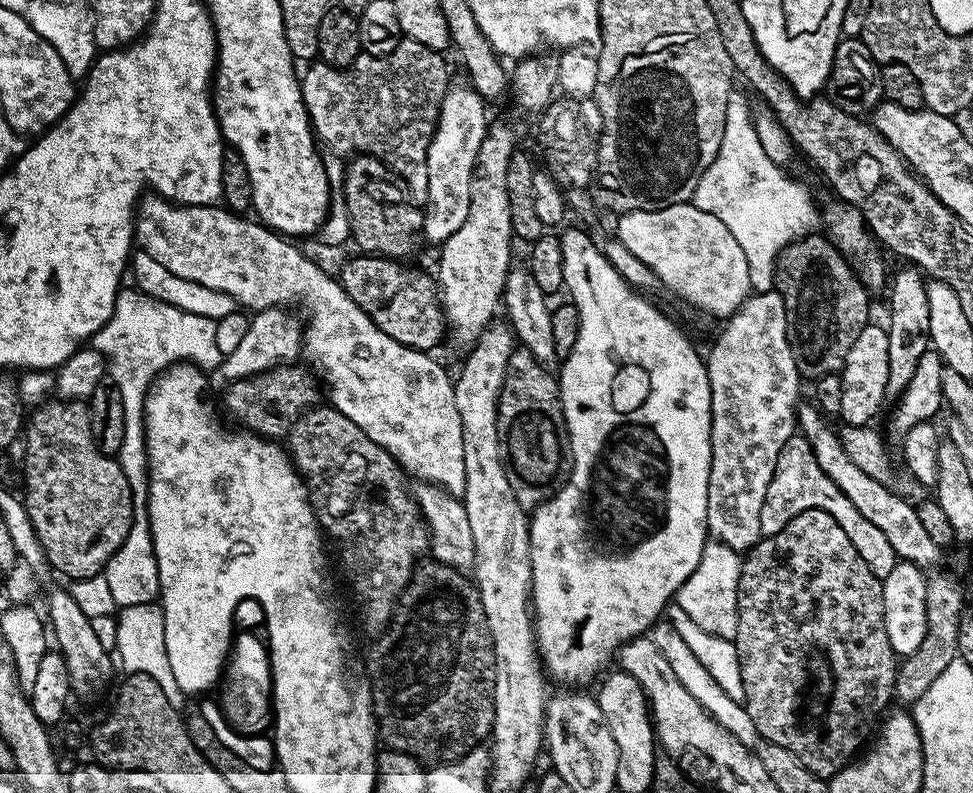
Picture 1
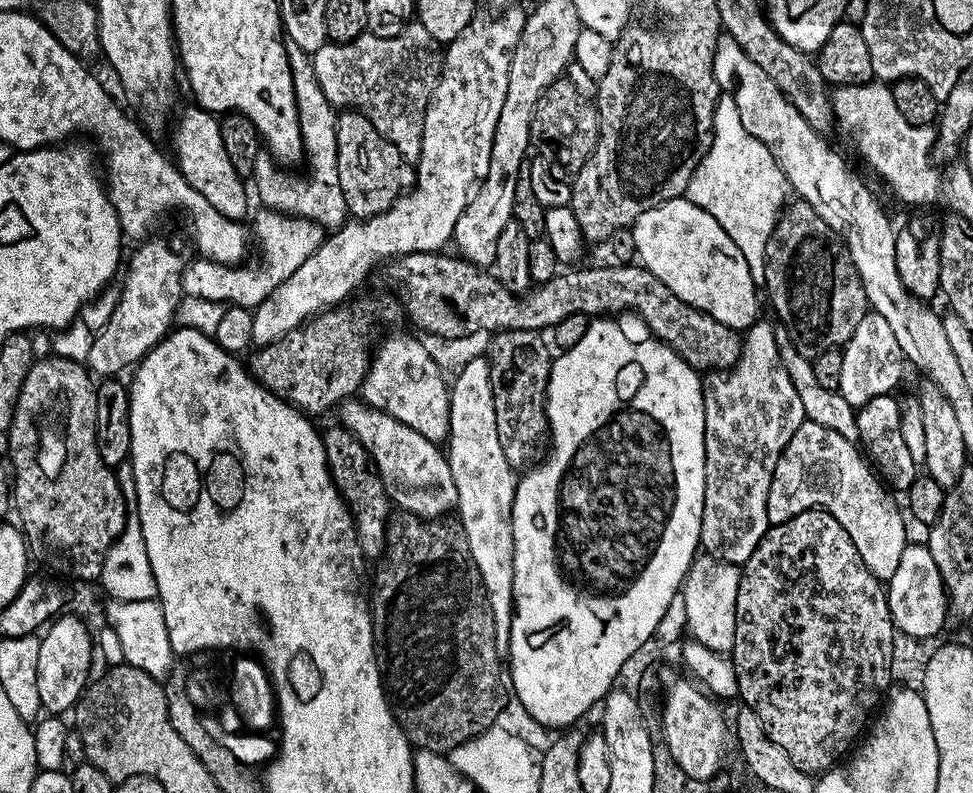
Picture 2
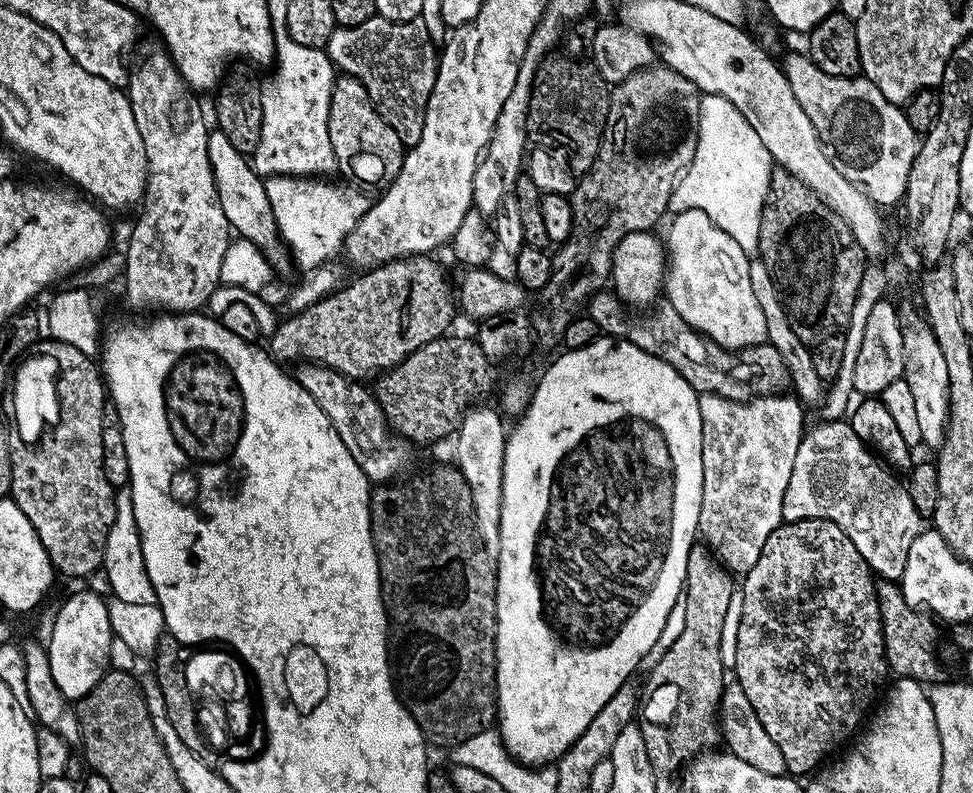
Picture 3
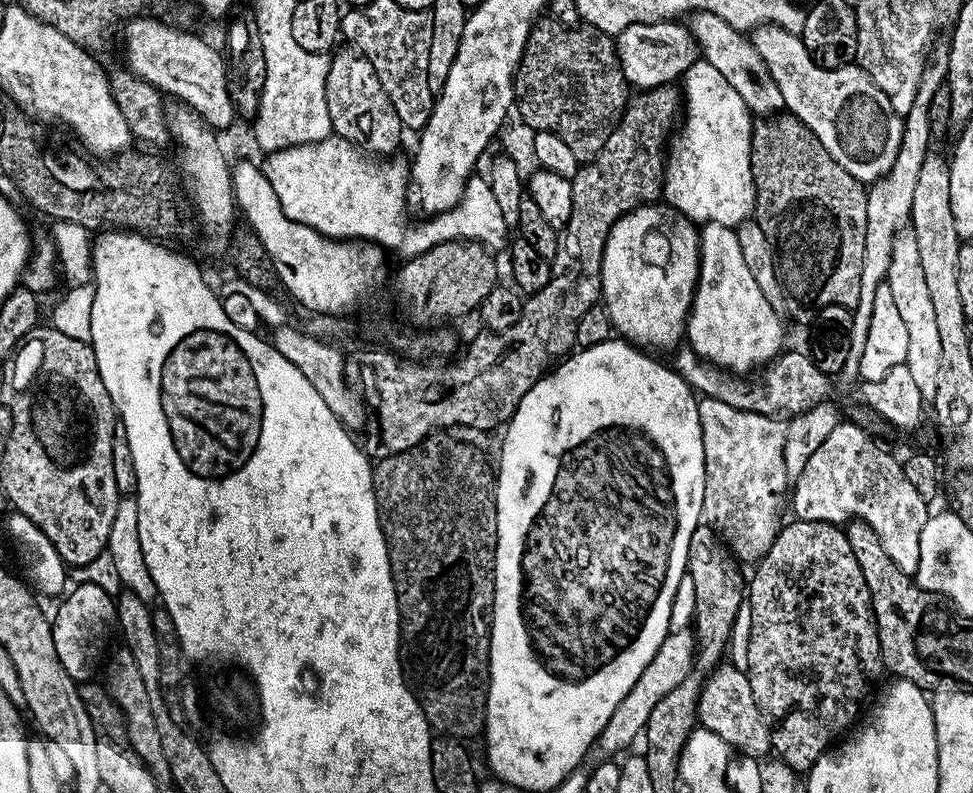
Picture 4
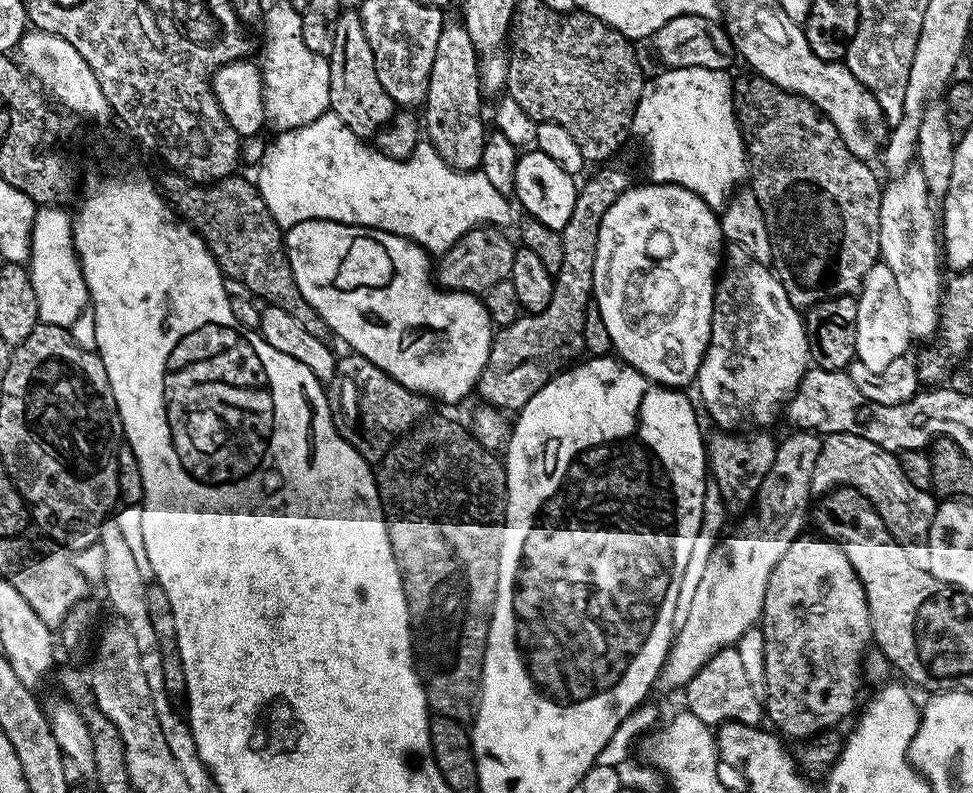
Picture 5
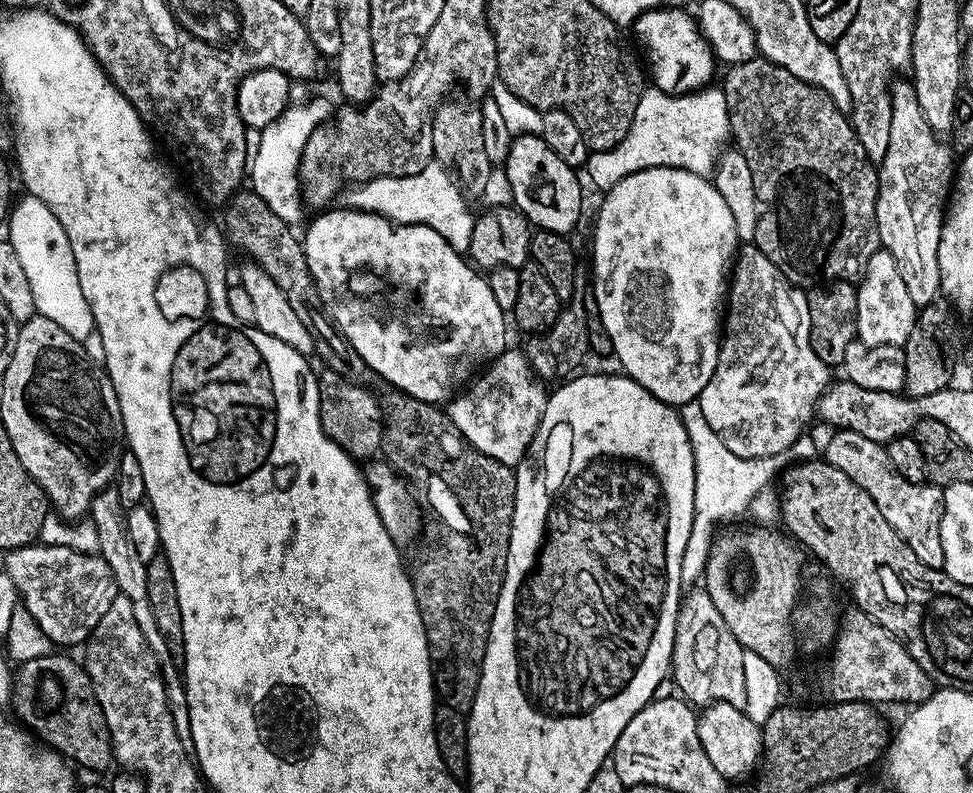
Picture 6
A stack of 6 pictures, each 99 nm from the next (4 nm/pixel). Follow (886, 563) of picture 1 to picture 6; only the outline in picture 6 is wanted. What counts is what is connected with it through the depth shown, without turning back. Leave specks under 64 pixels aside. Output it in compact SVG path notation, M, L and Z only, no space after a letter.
M836 430L828 440L828 449L822 452L823 459L838 466L842 474L854 478L870 498L882 510L882 518L894 526L894 530L907 542L910 550L918 554L918 558L926 566L943 569L942 538L940 537L940 523L944 513L944 488L931 482L915 484L906 482L890 466L887 447L878 442L870 442L870 438L862 438L862 434Z

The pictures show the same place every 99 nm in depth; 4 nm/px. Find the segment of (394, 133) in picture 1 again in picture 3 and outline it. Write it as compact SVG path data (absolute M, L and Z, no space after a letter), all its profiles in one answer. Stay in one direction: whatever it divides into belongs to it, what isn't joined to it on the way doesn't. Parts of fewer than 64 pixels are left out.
M371 16L362 26L336 27L326 49L341 73L357 76L366 86L378 114L394 126L405 149L413 148L422 138L426 106L434 90L438 67L438 48L422 20L395 24L381 16Z

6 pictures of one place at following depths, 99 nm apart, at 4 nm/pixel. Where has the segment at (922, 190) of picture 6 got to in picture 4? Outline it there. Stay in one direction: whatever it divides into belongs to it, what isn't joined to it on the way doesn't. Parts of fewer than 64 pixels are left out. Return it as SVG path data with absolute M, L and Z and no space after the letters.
M905 226L897 233L890 254L890 266L886 283L890 286L890 294L894 294L894 303L898 305L898 314L906 326L906 334L910 334L910 343L906 345L904 365L914 378L914 386L931 402L934 390L938 390L938 369L942 363L942 341L938 335L938 322L934 318L934 306L927 293L926 277L922 275L922 258L918 254L918 238L911 227Z

